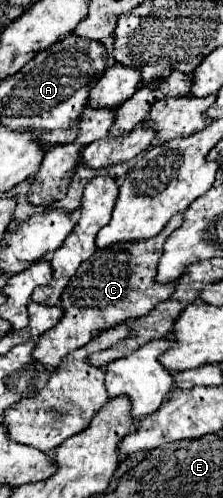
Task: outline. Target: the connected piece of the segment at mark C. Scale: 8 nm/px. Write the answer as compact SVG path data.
M176 214L156 238L144 242L124 242L108 250L96 250L86 262L82 262L62 292L60 308L64 310L64 316L52 330L36 340L32 358L38 360L44 368L56 368L68 352L88 344L102 330L140 318L148 314L158 302L170 298L174 284L158 284L154 276L162 254L162 244L180 224L182 214Z

